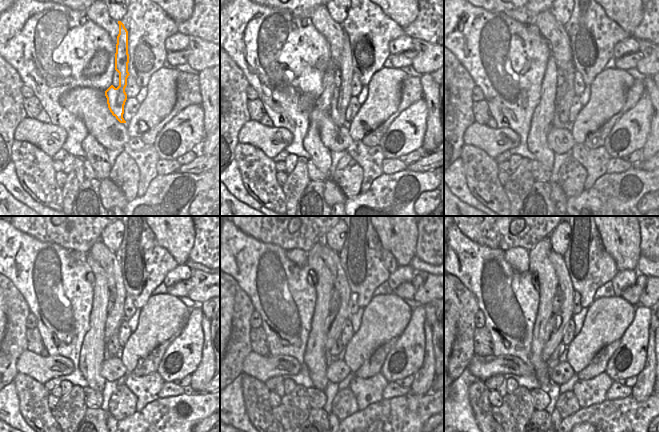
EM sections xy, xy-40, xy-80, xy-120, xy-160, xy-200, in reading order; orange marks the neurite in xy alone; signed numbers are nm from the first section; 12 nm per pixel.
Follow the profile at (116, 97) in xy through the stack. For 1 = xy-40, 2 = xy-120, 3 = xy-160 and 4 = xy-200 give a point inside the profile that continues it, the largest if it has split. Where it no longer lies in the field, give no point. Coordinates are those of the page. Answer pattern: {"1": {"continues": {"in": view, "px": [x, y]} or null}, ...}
{"1": {"continues": {"in": "xy-40", "px": [341, 96]}}, "2": {"continues": {"in": "xy-120", "px": [112, 345]}}, "3": {"continues": {"in": "xy-160", "px": [337, 346]}}, "4": {"continues": {"in": "xy-200", "px": [559, 350]}}}

